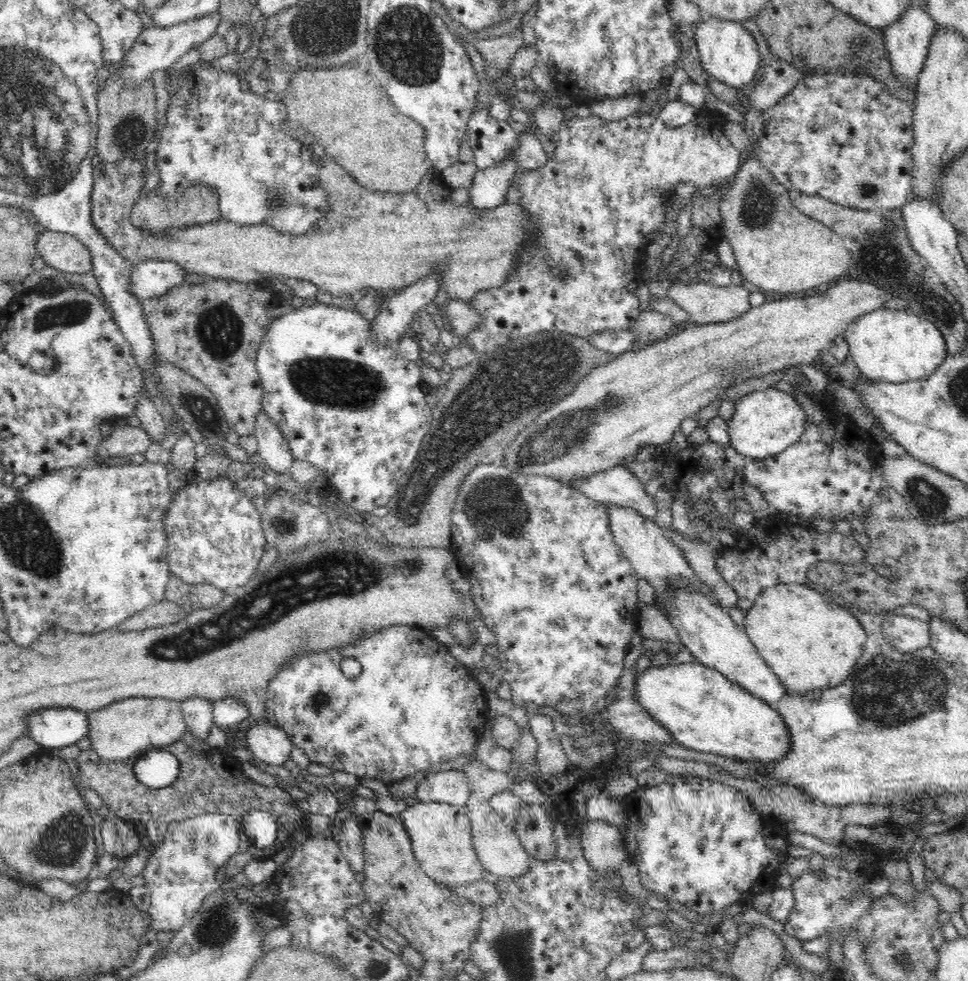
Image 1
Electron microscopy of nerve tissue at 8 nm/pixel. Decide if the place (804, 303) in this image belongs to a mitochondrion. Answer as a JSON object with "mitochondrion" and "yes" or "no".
{"mitochondrion":"no"}

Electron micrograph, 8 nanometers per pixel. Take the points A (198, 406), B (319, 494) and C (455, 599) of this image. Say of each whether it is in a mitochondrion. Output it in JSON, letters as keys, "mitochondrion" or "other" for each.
{"A":"mitochondrion","B":"other","C":"other"}

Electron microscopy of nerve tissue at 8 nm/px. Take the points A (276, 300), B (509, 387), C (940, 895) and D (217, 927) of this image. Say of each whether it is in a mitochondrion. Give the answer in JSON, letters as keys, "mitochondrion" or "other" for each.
{"A":"other","B":"mitochondrion","C":"other","D":"mitochondrion"}

